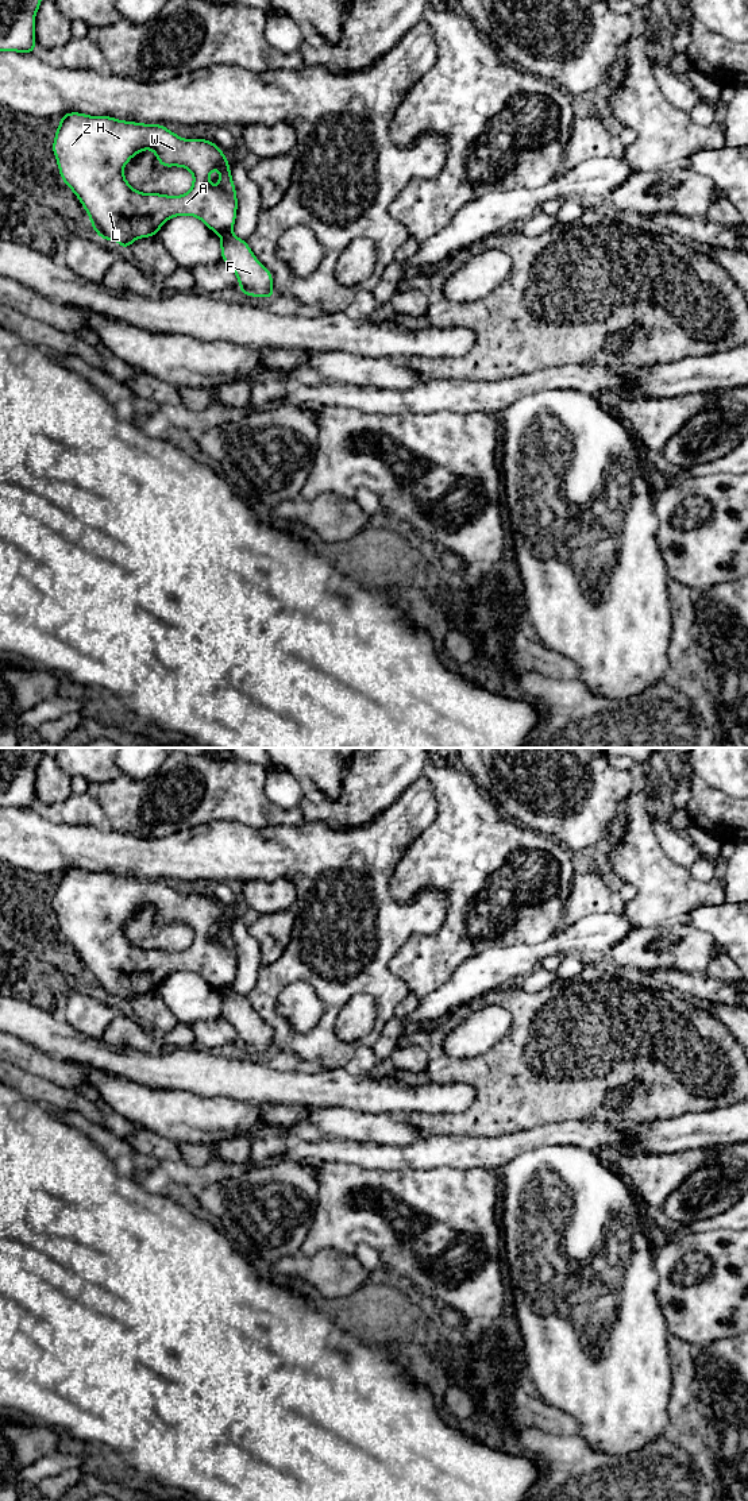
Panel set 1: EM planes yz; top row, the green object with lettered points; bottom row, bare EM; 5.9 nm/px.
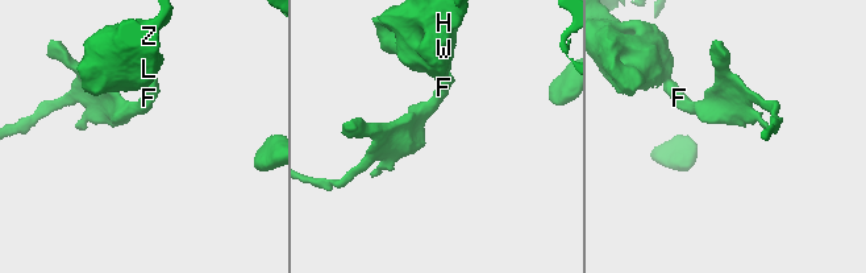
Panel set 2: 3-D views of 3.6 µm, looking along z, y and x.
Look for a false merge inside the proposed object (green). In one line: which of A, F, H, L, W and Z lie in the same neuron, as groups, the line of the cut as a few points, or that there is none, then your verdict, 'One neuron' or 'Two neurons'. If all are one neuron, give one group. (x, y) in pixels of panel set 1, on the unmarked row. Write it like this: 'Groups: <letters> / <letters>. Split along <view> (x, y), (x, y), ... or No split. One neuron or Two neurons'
Groups: A H L W Z / F. Split along yz (231, 987), (222, 992). Two neurons

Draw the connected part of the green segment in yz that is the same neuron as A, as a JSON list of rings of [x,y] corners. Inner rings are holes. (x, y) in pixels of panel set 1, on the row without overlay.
[[[68,868],[61,872],[51,906],[57,914],[62,938],[72,945],[88,968],[93,987],[105,998],[117,998],[124,1007],[135,995],[155,992],[162,981],[176,972],[194,972],[219,992],[232,988],[238,953],[230,917],[221,904],[208,895],[182,895],[161,879],[150,881],[112,872]],[[147,904],[154,907],[159,922],[180,922],[193,930],[193,941],[188,949],[166,952],[142,949],[131,944],[123,925],[132,912]],[[216,923],[220,925],[220,933],[219,942],[213,944],[208,934]]]

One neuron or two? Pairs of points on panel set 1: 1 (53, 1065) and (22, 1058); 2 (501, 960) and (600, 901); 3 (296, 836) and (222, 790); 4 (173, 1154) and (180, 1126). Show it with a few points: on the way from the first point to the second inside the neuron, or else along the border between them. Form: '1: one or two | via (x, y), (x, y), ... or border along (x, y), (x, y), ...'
1: one | via (45, 1065), (30, 1058)
2: two | border along (598, 913), (585, 915), (567, 928)
3: two | border along (305, 821), (300, 825), (263, 828), (247, 825)
4: two | border along (146, 1129), (173, 1138), (178, 1143)

